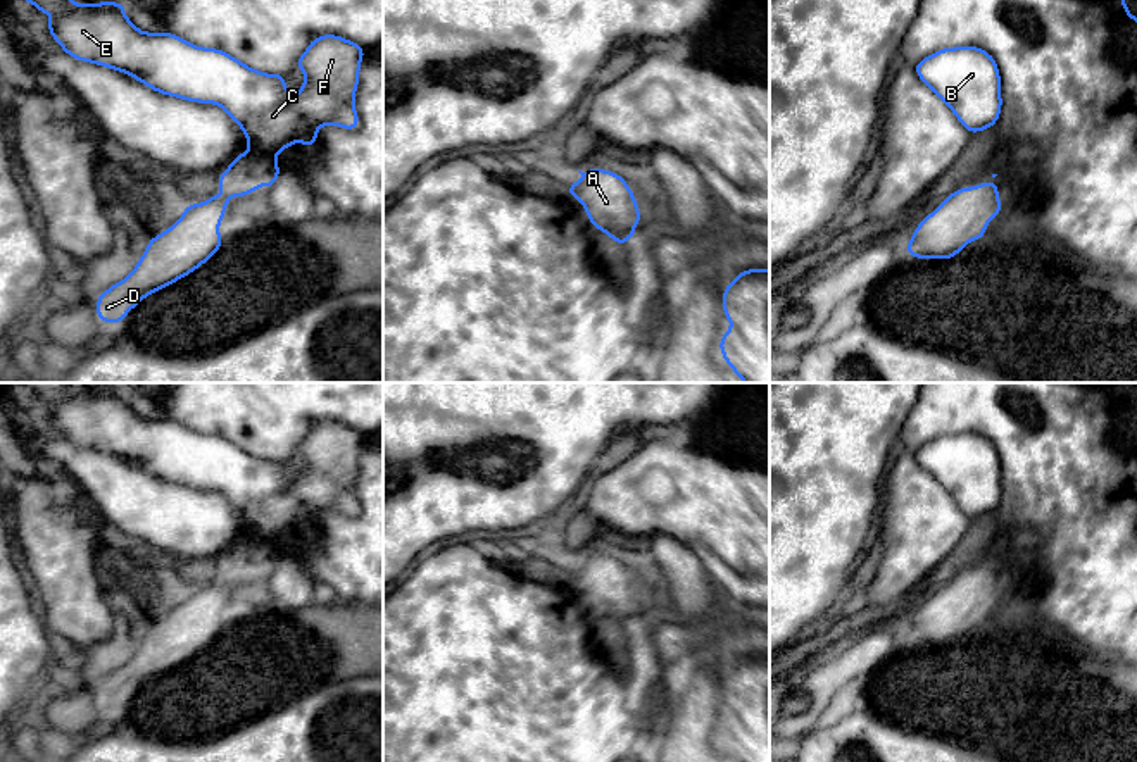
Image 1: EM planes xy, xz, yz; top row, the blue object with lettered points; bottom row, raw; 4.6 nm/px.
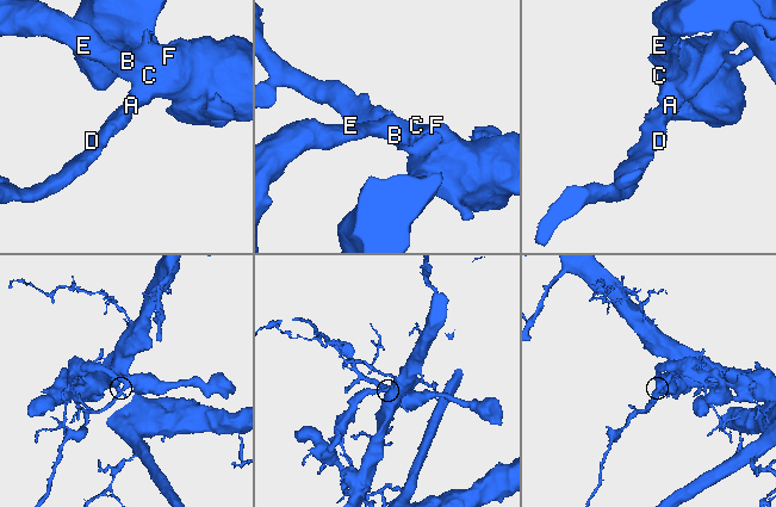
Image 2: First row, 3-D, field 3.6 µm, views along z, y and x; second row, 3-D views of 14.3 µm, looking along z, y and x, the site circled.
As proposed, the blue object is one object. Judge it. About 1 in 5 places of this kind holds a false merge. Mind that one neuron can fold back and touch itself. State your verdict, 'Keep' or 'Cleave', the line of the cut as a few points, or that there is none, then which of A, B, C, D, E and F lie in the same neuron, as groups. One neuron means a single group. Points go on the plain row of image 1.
Keep. No split. Groups: A B C D E F

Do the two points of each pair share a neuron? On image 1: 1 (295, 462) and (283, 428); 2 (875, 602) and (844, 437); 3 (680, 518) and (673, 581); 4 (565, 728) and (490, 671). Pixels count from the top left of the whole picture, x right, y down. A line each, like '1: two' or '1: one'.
1: two
2: two
3: two
4: one

